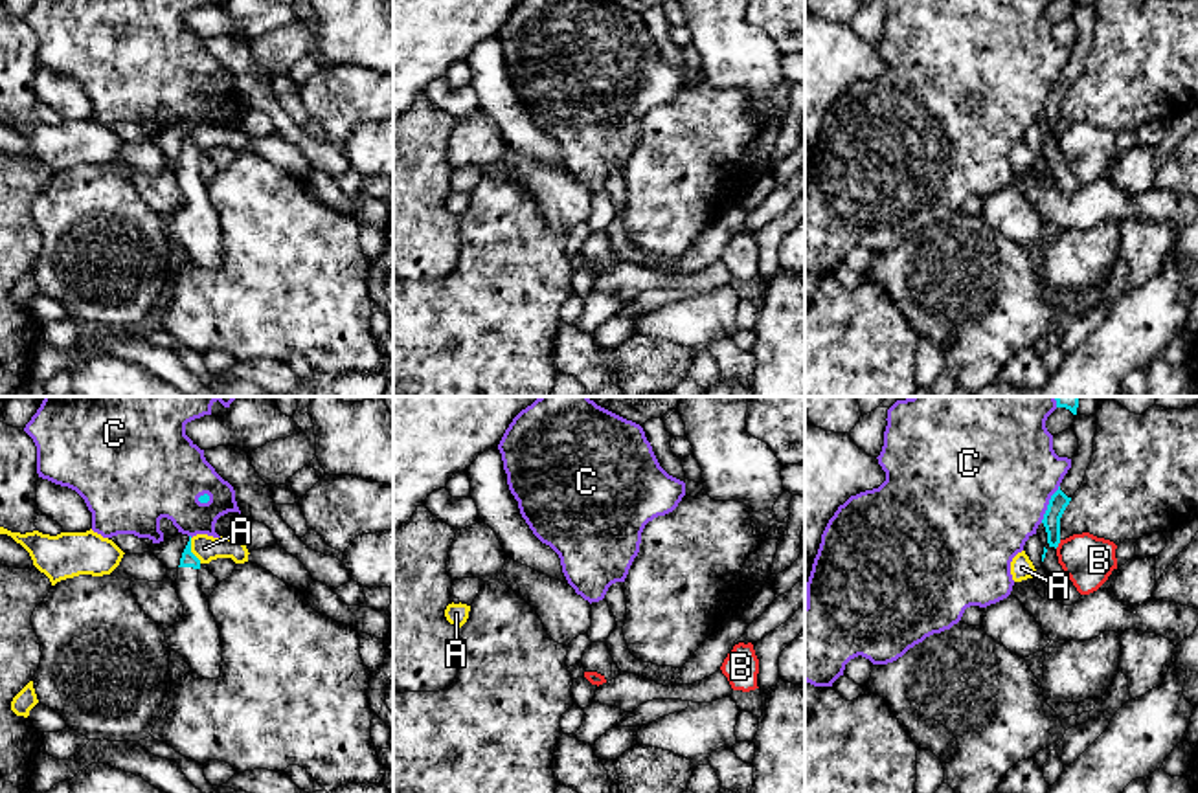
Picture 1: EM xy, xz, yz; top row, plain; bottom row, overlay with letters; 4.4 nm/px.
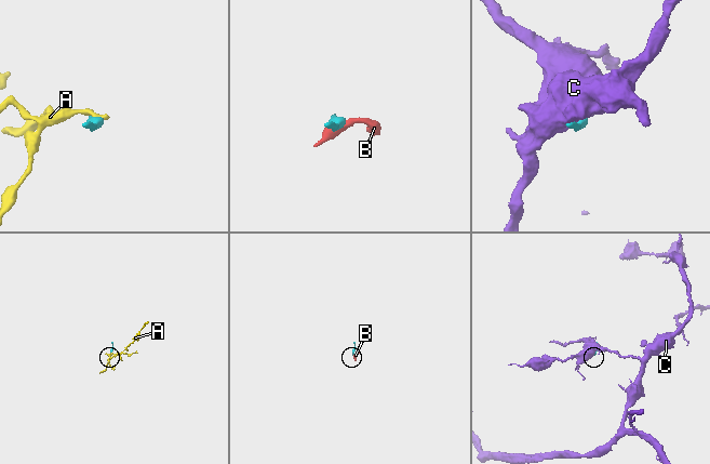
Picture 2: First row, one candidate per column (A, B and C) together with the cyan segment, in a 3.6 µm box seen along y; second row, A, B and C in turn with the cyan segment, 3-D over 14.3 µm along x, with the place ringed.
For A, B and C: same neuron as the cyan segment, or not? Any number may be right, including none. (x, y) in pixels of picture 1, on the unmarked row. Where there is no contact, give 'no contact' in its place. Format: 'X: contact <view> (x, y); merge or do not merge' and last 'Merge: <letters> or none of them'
A: contact xy (190, 140); do not merge
B: contact yz (1059, 131); do not merge
C: contact yz (1050, 92); do not merge
Merge: none of them

